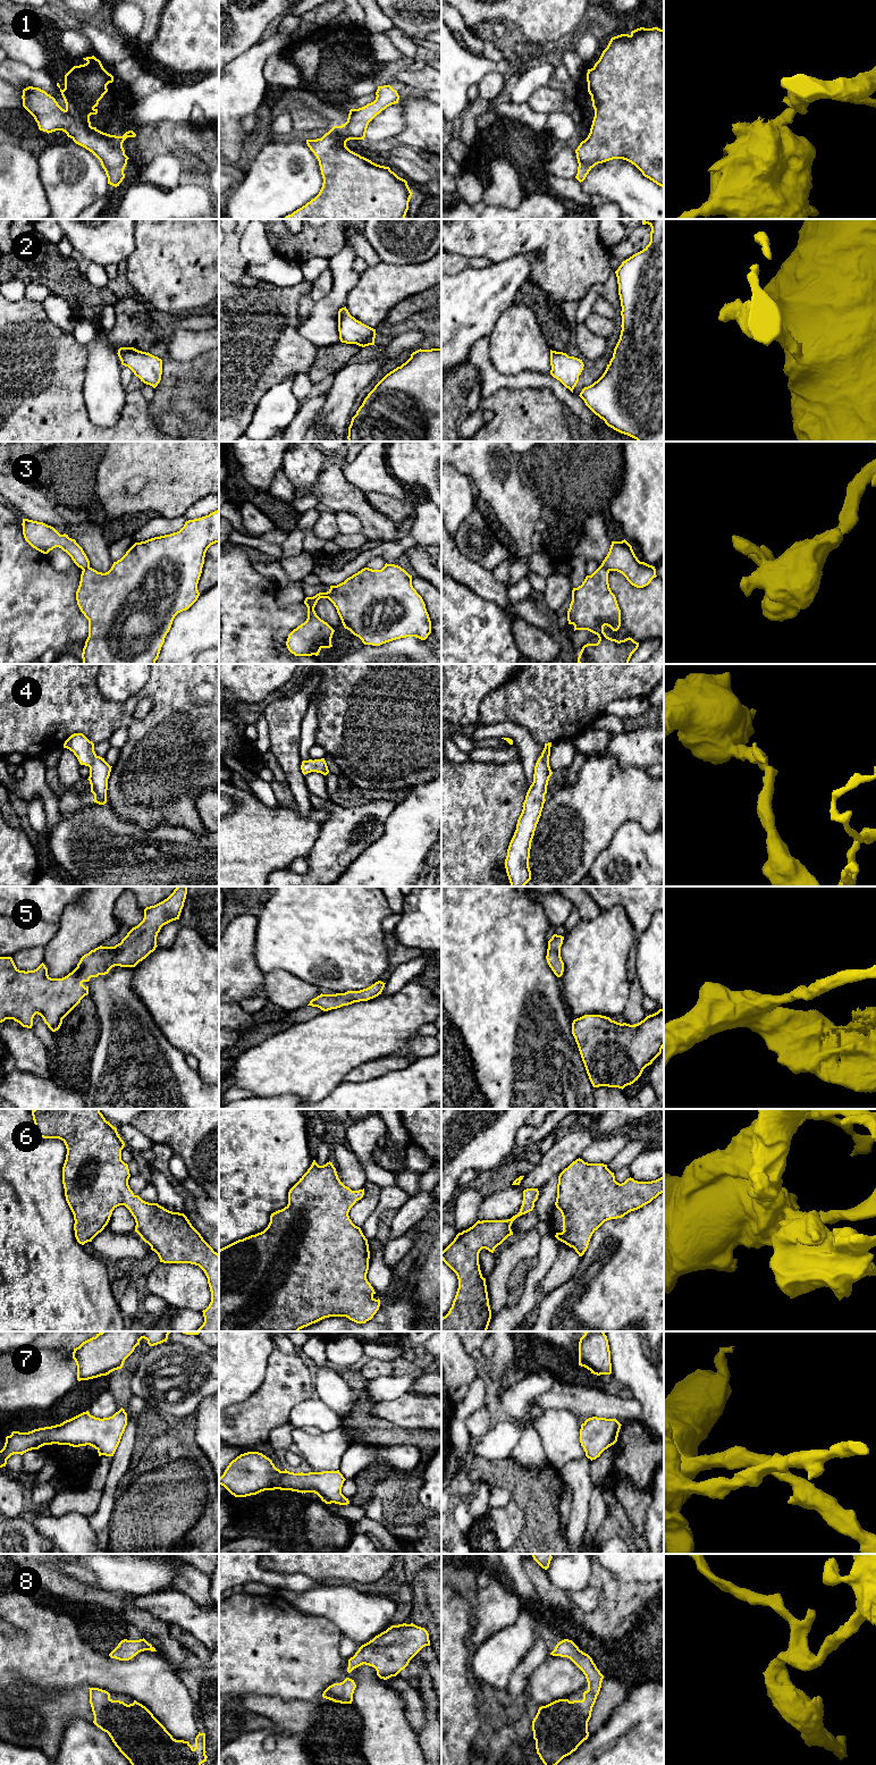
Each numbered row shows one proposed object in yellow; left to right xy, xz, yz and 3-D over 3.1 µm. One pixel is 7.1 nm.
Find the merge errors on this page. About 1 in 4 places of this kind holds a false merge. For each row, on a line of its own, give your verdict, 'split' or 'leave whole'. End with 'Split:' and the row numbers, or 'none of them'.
1: leave whole
2: leave whole
3: split
4: leave whole
5: leave whole
6: leave whole
7: leave whole
8: leave whole
Split: 3

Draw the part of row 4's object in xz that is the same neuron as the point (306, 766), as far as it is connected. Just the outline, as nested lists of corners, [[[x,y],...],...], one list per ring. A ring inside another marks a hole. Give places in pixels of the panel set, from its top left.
[[[325,758],[314,759],[314,760],[312,759],[303,760],[301,770],[304,775],[311,772],[321,773],[323,775],[327,775],[329,773]]]

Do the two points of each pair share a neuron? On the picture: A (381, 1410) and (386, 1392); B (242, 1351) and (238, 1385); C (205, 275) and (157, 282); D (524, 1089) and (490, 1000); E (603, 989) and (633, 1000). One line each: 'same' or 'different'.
A: different
B: same
C: same
D: same
E: different

